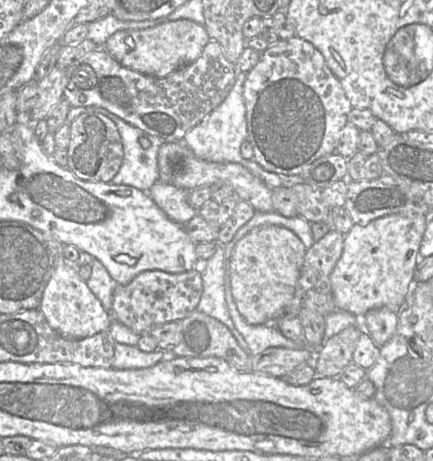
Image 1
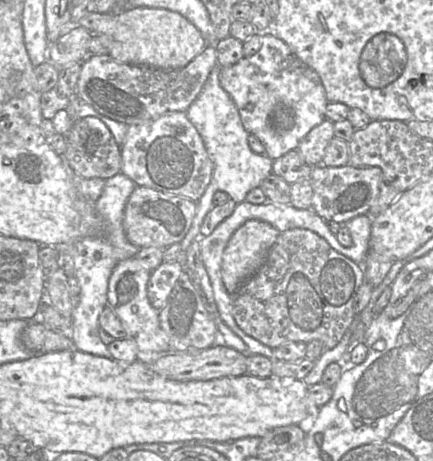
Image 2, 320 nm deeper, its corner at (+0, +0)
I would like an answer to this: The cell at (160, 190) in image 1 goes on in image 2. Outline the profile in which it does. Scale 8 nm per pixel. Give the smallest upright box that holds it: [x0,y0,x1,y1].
[69,173,140,358]

